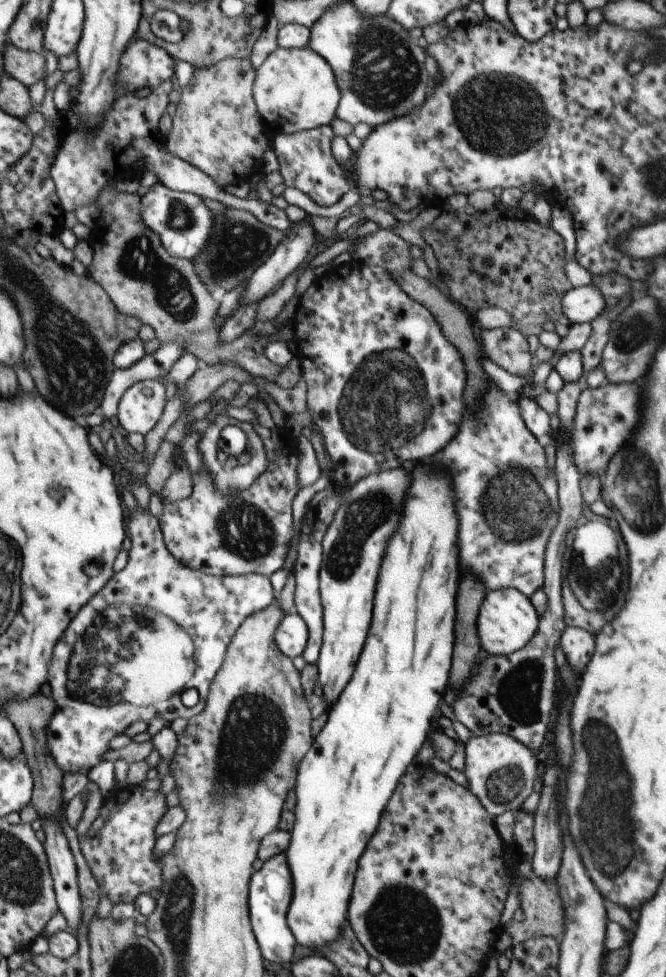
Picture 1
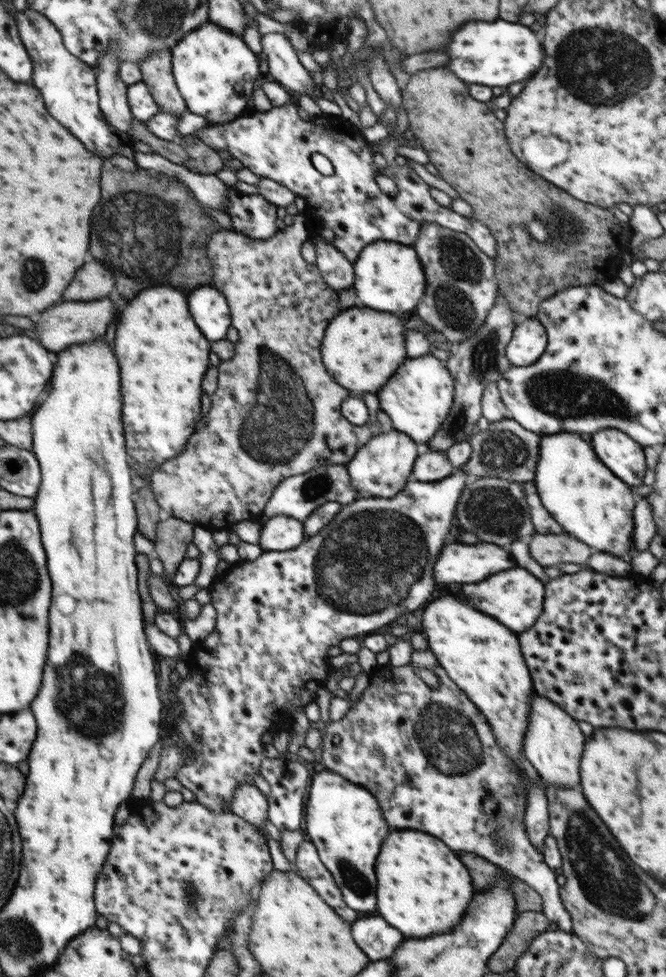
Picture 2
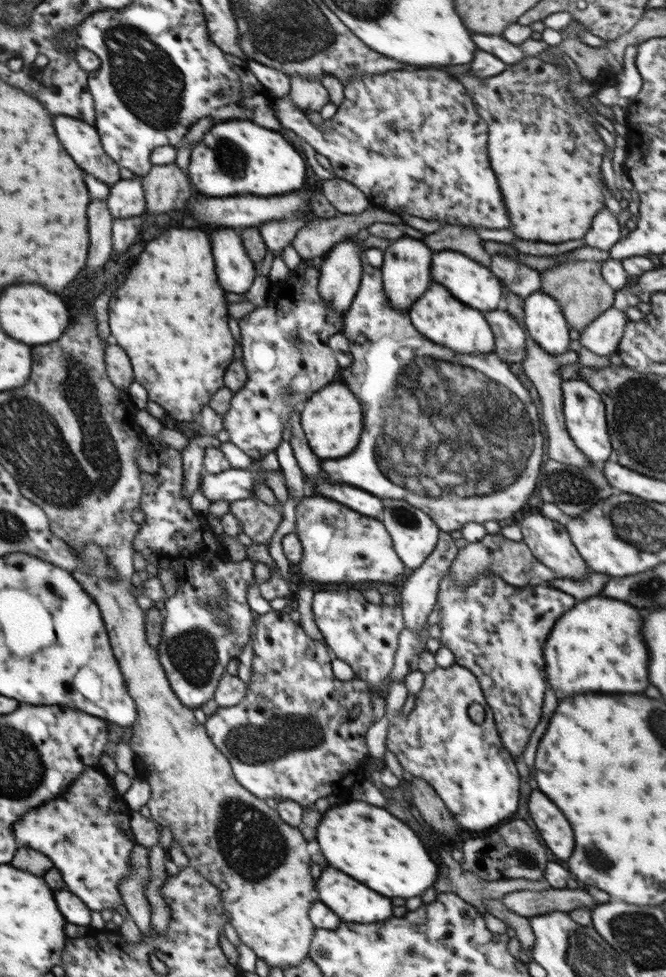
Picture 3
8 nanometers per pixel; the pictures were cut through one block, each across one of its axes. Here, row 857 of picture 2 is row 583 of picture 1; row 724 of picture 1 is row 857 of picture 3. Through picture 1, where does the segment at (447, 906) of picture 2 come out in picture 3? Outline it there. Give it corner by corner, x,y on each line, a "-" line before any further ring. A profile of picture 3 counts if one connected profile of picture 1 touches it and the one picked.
364,802
330,808
318,824
316,840
332,868
388,898
422,896
438,876
438,866
418,836
388,810

